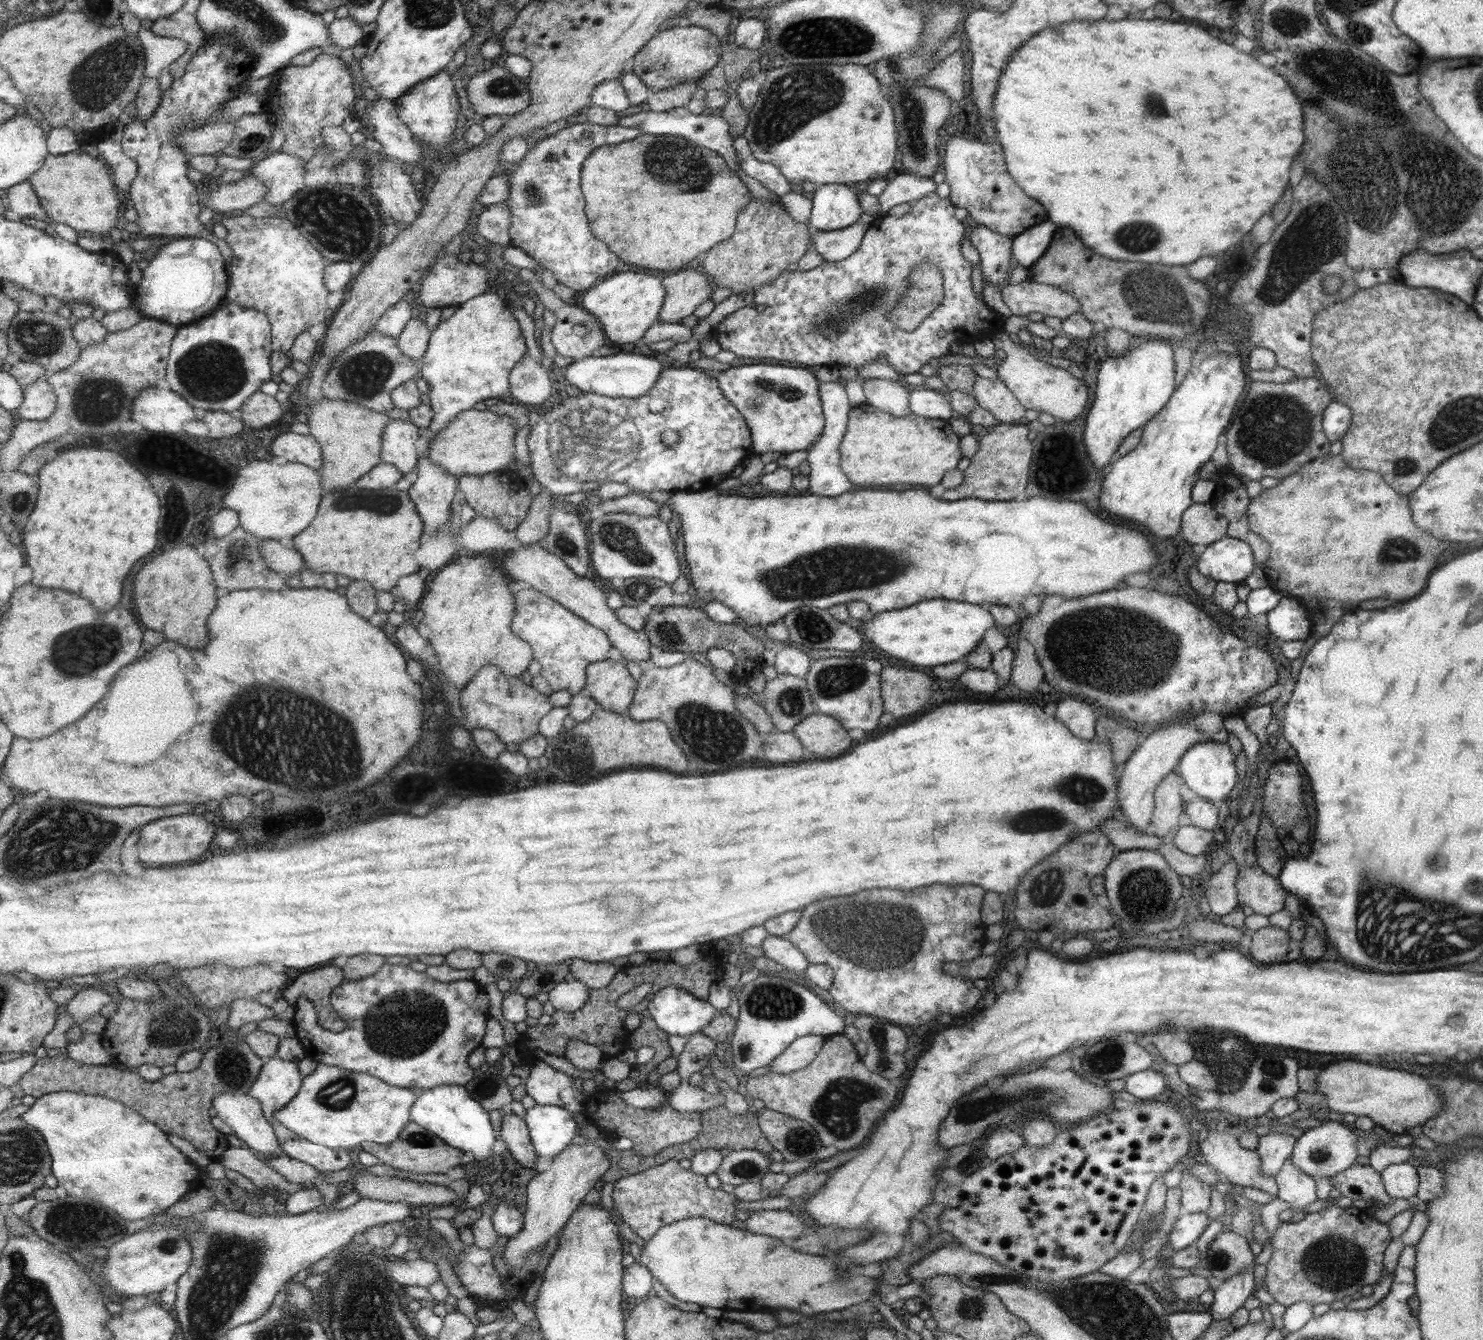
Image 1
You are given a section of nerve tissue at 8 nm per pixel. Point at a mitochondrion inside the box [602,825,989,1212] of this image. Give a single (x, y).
(877, 935)

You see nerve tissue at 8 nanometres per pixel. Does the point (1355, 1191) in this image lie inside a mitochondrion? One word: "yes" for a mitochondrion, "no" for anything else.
no

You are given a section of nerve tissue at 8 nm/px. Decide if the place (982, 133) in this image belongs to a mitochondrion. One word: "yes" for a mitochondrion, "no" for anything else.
no

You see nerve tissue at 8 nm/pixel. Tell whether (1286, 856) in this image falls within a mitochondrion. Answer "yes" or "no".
no

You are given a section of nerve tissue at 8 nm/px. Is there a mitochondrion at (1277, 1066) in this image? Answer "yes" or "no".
yes

